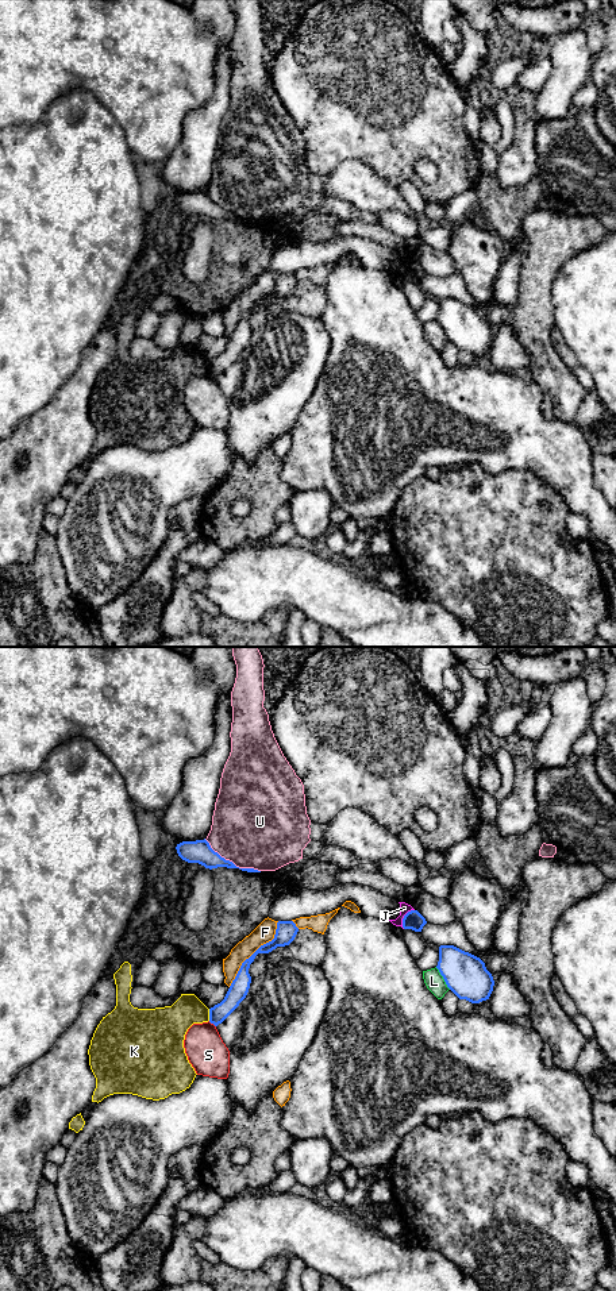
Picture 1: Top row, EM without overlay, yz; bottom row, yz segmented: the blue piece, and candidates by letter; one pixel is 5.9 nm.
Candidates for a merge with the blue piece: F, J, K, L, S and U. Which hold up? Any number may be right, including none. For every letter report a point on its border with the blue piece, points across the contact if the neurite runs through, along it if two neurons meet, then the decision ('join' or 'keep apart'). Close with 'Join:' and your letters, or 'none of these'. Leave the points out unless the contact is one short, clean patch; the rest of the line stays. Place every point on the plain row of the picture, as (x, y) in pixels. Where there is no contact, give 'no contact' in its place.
F: yz (255, 303) | keep apart
J: yz (404, 269) | keep apart
K: yz (210, 366) | along yz (208, 361), (210, 372) | keep apart
L: yz (443, 330) | along yz (435, 319), (450, 340) | keep apart
S: yz (212, 374) | keep apart
U: yz (231, 214) | keep apart
Join: none of these

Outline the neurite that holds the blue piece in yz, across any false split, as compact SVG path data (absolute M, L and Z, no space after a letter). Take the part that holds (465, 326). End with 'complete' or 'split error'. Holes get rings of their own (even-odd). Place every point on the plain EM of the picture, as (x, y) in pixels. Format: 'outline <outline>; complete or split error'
outline M454 297L439 298L436 320L447 339L459 350L471 355L489 351L494 332L485 315Z; complete

